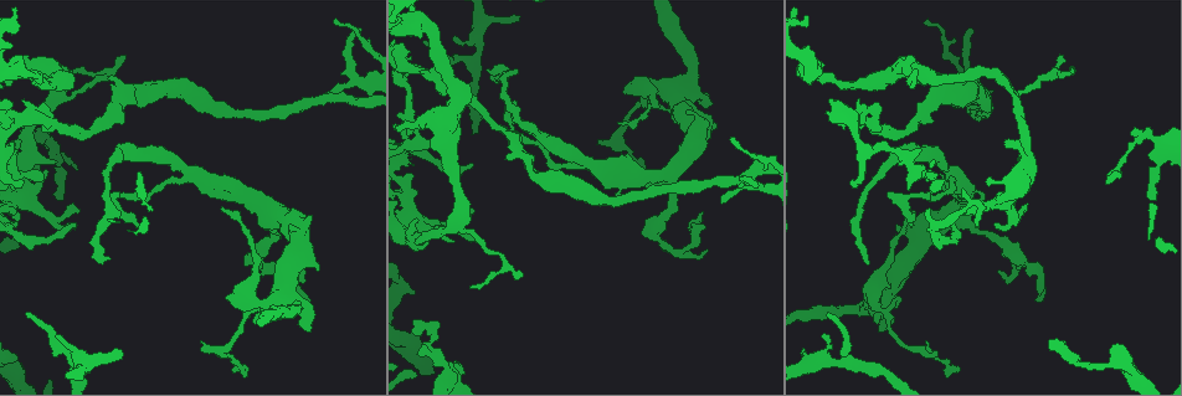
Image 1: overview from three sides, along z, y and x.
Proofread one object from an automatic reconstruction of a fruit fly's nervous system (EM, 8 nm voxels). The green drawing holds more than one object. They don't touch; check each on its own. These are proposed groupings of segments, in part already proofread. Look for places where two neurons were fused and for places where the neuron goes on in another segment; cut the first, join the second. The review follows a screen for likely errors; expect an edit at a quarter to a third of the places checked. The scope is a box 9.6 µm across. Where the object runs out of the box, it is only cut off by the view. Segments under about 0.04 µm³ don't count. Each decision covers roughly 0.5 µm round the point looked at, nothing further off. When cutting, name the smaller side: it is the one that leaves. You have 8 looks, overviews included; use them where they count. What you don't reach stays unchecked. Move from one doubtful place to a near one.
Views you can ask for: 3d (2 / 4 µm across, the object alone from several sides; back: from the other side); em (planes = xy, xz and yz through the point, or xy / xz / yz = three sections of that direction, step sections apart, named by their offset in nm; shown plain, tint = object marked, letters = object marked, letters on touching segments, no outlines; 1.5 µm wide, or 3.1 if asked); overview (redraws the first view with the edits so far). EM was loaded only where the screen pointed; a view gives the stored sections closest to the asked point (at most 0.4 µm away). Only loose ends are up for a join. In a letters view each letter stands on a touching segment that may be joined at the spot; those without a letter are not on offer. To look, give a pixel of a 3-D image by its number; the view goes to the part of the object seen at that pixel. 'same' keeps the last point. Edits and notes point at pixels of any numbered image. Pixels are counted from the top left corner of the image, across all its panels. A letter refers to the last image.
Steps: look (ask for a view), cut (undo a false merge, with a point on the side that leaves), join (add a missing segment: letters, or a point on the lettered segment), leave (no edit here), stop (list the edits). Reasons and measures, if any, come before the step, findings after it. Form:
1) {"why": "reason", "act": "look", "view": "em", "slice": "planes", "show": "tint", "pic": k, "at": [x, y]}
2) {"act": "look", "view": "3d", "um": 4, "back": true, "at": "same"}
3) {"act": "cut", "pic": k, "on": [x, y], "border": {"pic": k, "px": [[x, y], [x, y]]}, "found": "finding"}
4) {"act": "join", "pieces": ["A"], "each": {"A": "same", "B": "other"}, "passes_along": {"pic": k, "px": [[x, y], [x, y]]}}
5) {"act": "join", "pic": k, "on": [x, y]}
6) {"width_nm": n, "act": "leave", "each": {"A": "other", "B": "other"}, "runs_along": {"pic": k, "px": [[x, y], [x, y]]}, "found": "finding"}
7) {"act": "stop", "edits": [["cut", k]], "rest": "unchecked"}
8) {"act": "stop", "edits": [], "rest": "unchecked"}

{"why": "branch stops here", "act": "look", "view": "em", "slice": "yz", "step": 8, "show": "letters", "pic": 1, "at": [24, 181]}

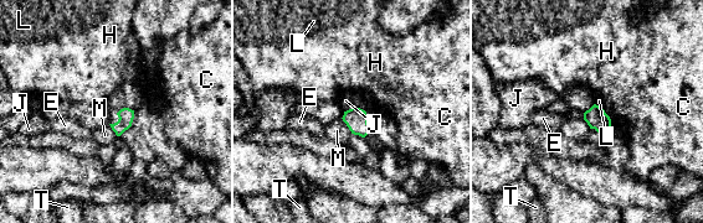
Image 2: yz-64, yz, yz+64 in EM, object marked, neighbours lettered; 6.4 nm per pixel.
{"act": "look", "view": "em", "slice": "planes", "show": "letters", "at": "same"}

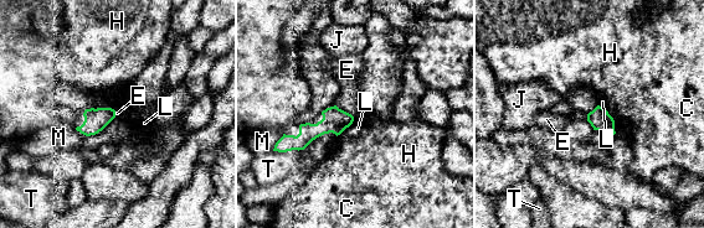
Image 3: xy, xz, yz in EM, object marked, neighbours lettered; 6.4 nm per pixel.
{"longest_contact_nm": ["L", 170], "act": "leave", "each": {"C": "other", "E": "other", "H": "other", "J": "other", "L": "other", "M": "other", "T": "other"}, "border": {"pic": 3, "px": [[335, 105], [353, 117]]}, "found": "no lettered segment goes on from it"}

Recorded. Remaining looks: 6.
{"why": "an open end", "act": "look", "view": "3d", "um": 4, "pic": 1, "at": [425, 43]}

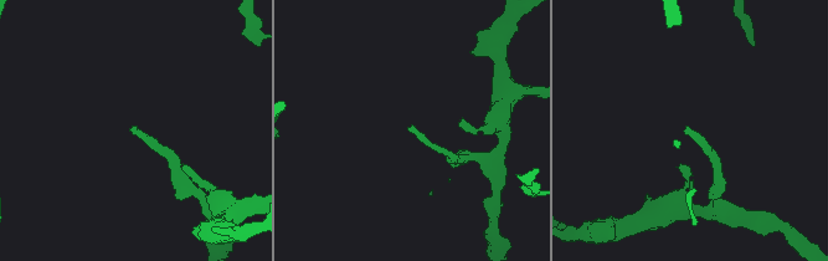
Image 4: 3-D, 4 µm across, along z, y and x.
{"why": "shape alone is not enough", "act": "look", "view": "em", "slice": "xz", "step": 4, "show": "letters", "pic": 4, "at": [133, 127]}

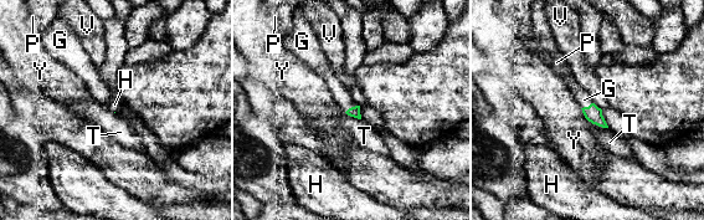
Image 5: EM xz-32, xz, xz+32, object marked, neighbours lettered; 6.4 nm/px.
{"act": "look", "view": "em", "slice": "yz", "step": 4, "show": "letters", "at": "same"}

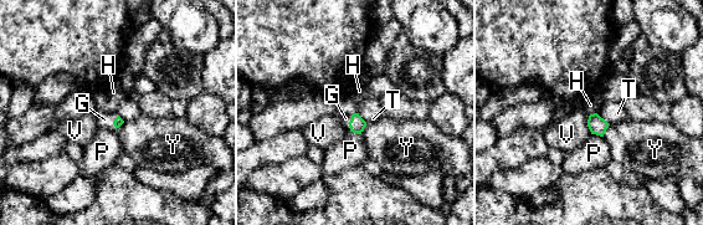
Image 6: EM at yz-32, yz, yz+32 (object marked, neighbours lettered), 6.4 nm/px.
{"act": "join", "pieces": ["G"], "each": {"G": "same", "H": "other", "P": "other", "T": "other", "V": "other", "Y": "other"}, "found": "the neuron continues"}

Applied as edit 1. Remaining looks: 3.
{"act": "look", "view": "overview"}

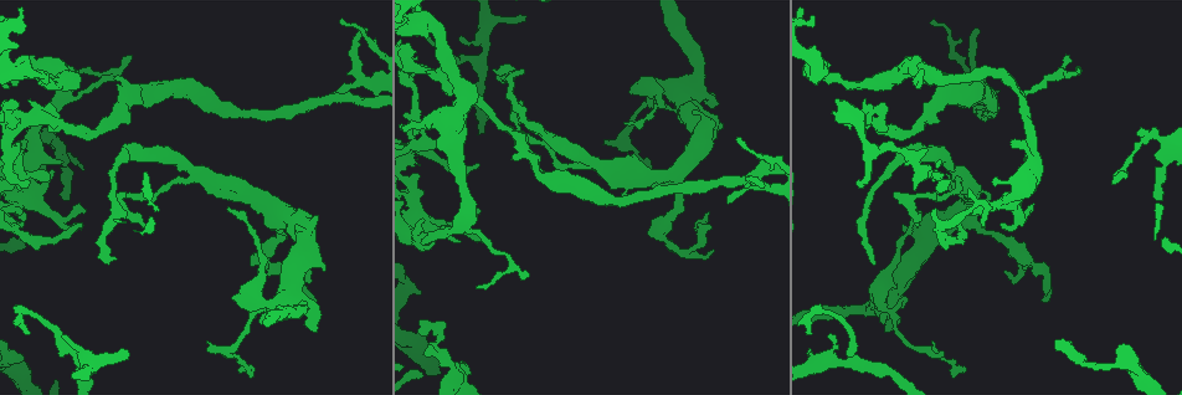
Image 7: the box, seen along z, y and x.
{"act": "look", "view": "em", "slice": "planes", "show": "letters", "pic": 7, "at": [426, 354]}

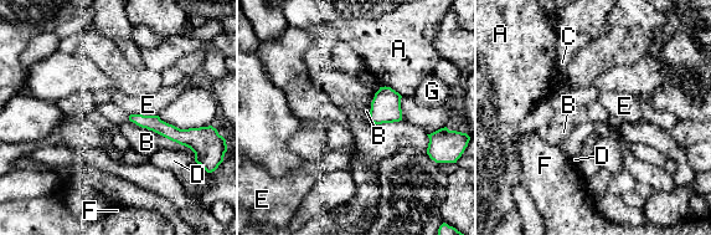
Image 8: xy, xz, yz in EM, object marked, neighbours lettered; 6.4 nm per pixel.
{"act": "leave", "each": {"A": "other", "B": "other", "C": "other", "D": "other", "E": "other", "F": "other", "G": "other"}, "runs_along": {"pic": 8, "px": [[133, 117], [179, 136], [212, 134]]}, "found": "none of them fits"}

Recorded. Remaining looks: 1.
{"act": "stop", "edits": [["join", 6]], "rest": "unchecked"}

